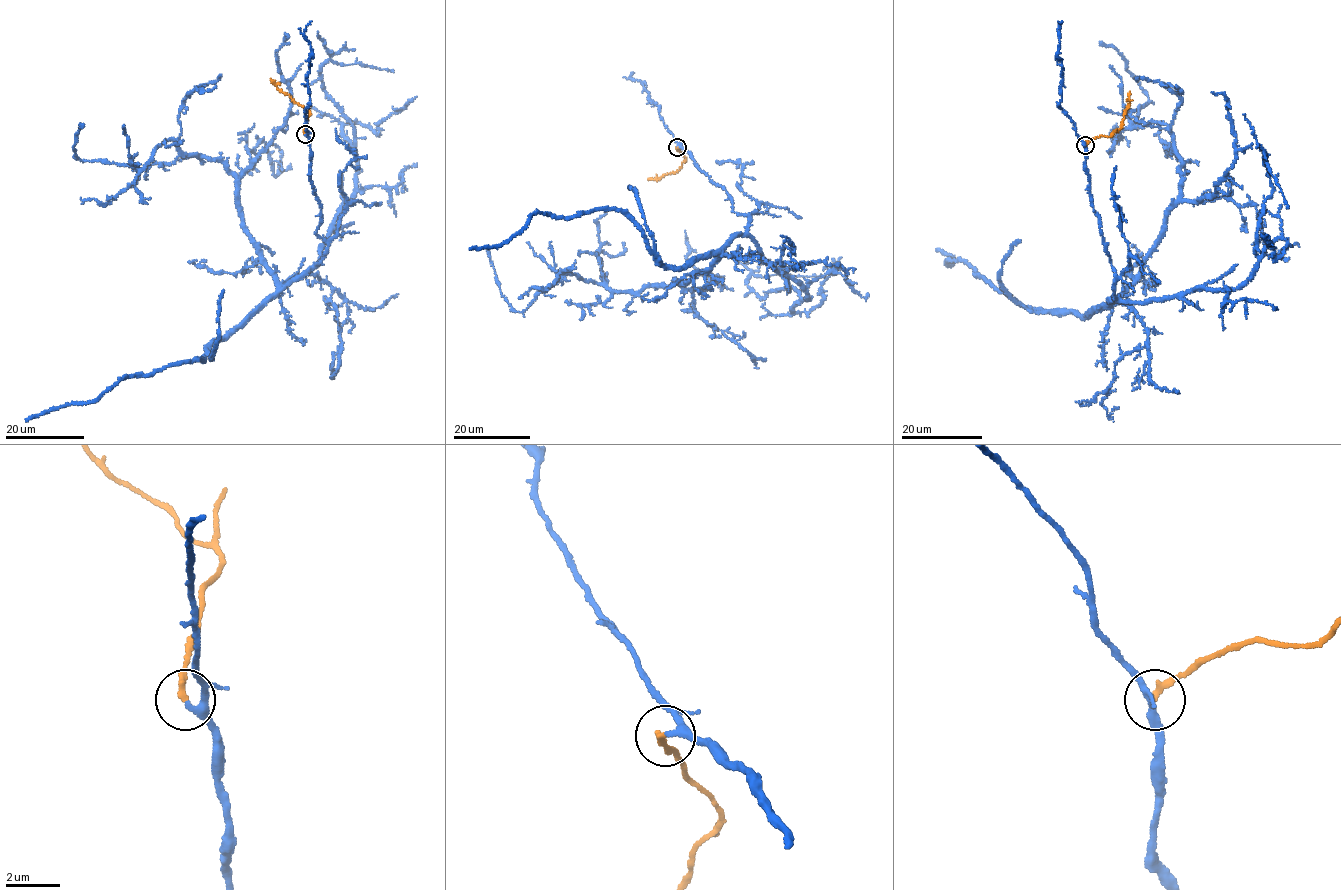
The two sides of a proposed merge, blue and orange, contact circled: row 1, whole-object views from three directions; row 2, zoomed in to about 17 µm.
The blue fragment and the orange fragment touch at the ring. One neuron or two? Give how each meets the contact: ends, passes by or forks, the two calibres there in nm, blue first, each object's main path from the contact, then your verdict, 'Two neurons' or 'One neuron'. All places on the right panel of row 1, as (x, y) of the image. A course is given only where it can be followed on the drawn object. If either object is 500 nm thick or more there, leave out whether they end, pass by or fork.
At the ring blue passes by. At the ring orange ends. Thickness 240 nm (blue) against 240 nm. Course of blue: (1084, 144), (1111, 305), (1179, 198), (1182, 162), (1166, 125), (1130, 126), (1147, 93), (1099, 42). Course of orange: (1085, 144), (1098, 136), (1112, 135), (1120, 129), (1130, 91). One neuron

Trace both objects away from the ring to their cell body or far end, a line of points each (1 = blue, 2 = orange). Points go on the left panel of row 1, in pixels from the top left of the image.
1: (305, 134), (327, 254), (281, 289), (223, 163), (169, 139), (140, 168), (81, 160), (82, 125)
2: (304, 134), (309, 112), (270, 78)

